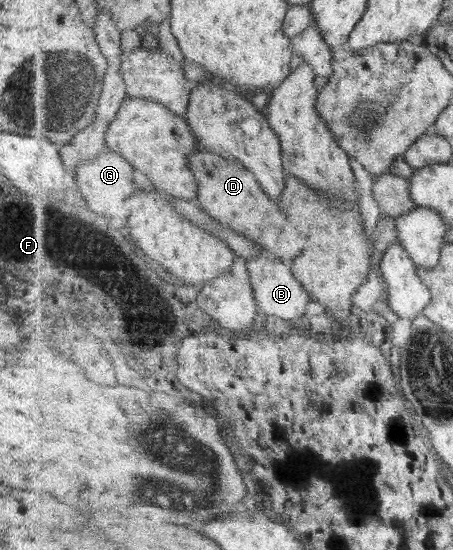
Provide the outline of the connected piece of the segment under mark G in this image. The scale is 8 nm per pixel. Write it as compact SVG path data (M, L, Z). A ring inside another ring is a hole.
M102 150L93 160L86 161L80 167L75 168L75 184L79 188L88 208L92 212L110 220L110 229L123 227L126 223L126 218L130 217L129 210L122 206L123 201L132 193L131 172L134 170L134 167L131 167L128 163L118 153L113 151L105 153Z

